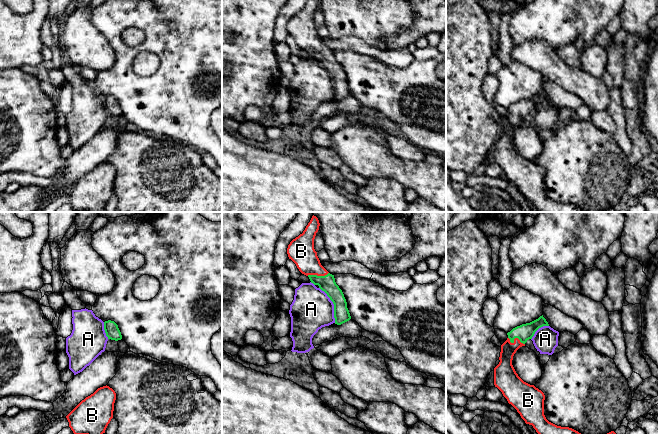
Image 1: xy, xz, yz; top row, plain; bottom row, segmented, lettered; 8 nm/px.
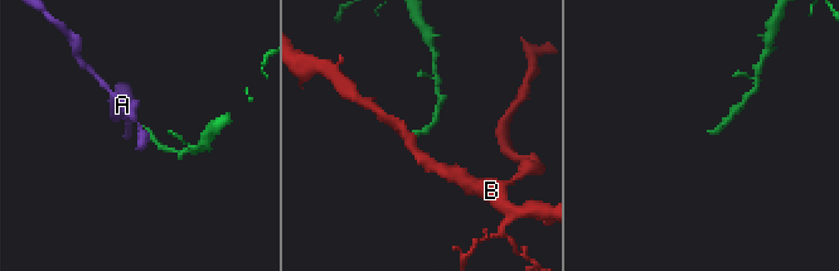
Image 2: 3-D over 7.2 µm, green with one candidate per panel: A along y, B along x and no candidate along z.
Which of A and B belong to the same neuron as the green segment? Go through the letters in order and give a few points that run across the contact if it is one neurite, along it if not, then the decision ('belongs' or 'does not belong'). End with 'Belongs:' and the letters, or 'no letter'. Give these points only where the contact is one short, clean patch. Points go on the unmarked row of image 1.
A: line xz (319, 63), (333, 80), (335, 98); does not belong
B: line yz (524, 108), (515, 113), (514, 118), (508, 125); belongs
Belongs: B

